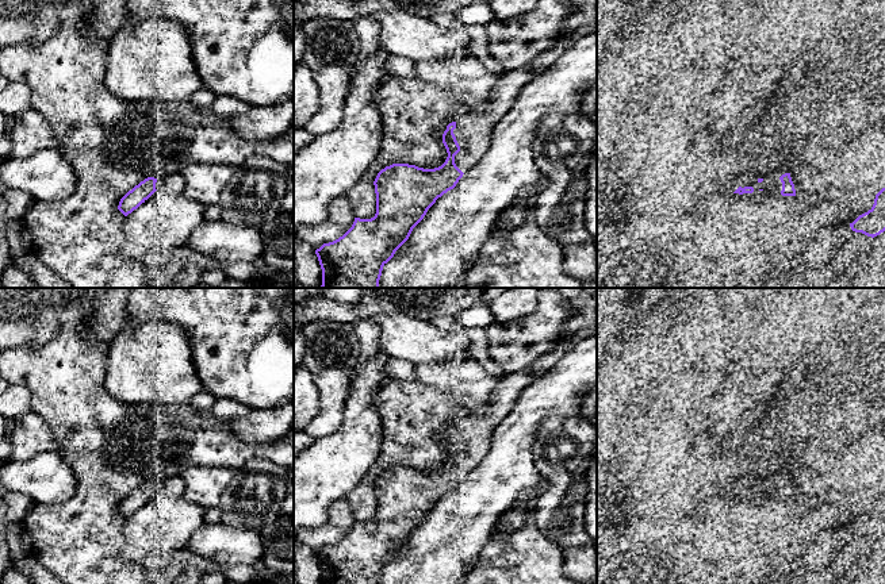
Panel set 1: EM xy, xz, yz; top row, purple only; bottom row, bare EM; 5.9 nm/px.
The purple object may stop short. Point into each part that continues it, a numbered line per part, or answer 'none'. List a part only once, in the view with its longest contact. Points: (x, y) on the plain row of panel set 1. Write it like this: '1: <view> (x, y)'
1: xz (474, 431)

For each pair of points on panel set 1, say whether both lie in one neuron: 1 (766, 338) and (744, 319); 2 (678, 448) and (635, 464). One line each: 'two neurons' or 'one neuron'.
1: two neurons
2: two neurons

